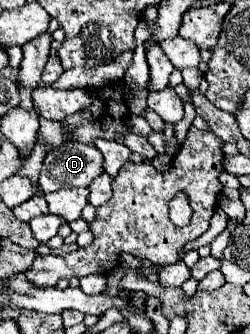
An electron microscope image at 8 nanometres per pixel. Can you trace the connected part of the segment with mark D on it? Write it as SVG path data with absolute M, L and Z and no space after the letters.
M67 141L59 149L47 153L39 175L43 191L57 191L65 187L87 187L103 169L103 155L95 145Z

